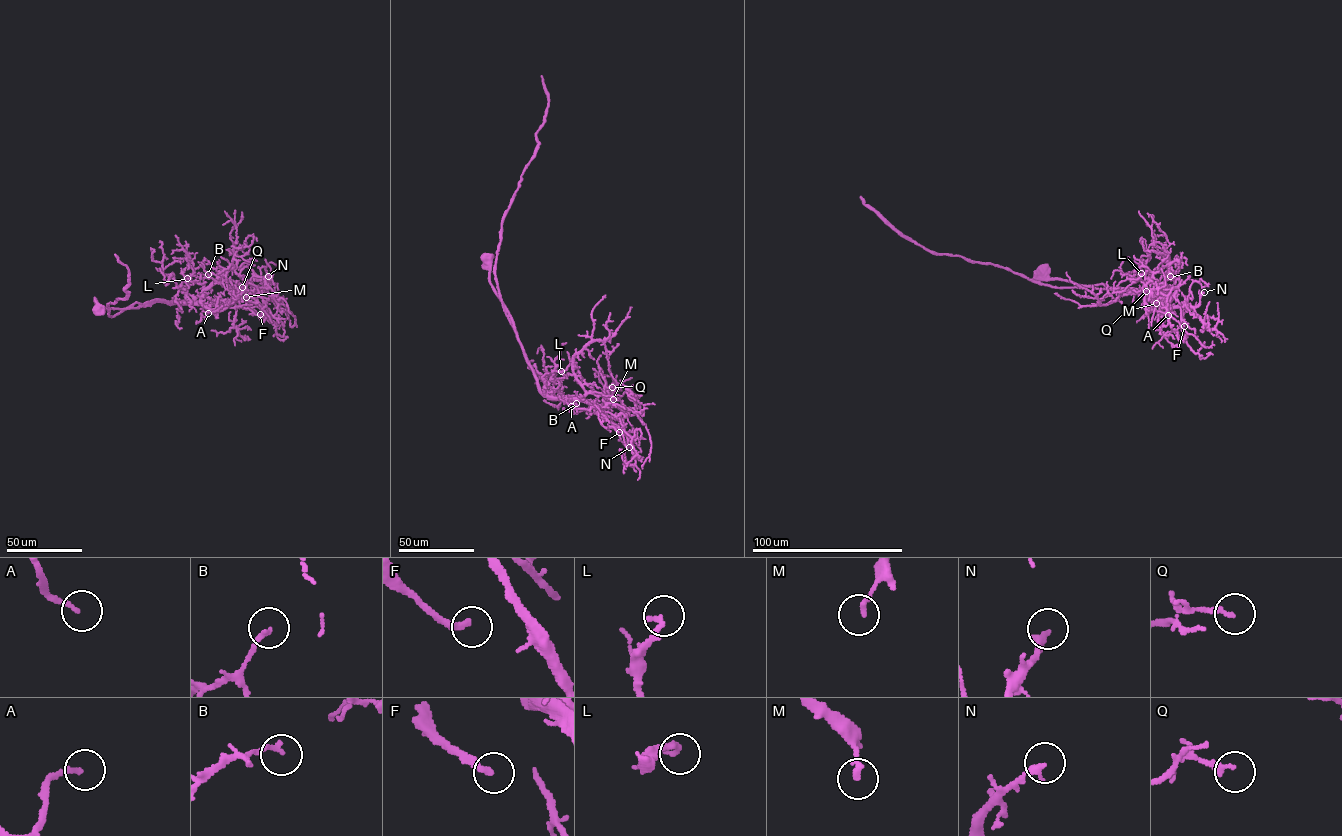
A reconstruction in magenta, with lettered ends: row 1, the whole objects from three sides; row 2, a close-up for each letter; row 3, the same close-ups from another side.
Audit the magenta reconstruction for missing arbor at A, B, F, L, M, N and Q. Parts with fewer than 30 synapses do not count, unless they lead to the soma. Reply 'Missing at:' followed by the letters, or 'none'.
Missing at: none

